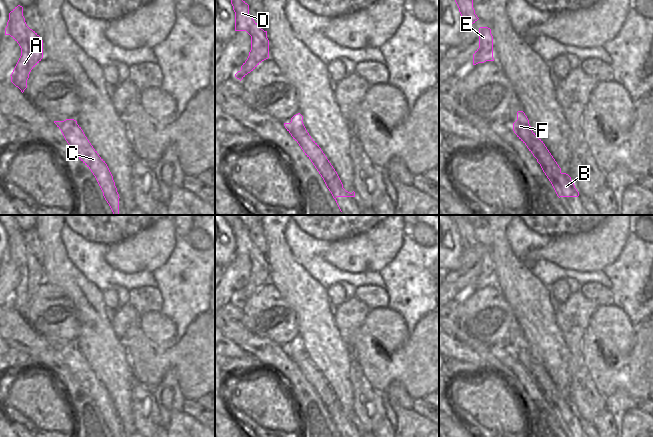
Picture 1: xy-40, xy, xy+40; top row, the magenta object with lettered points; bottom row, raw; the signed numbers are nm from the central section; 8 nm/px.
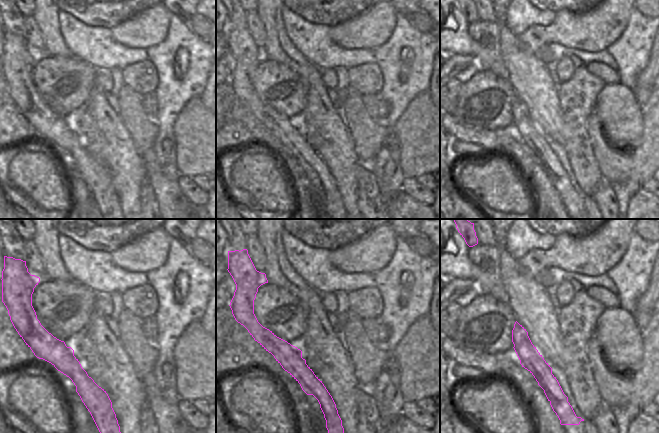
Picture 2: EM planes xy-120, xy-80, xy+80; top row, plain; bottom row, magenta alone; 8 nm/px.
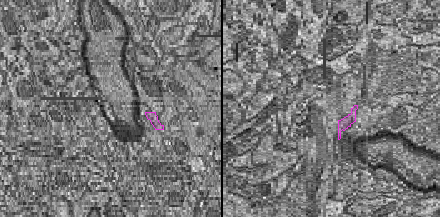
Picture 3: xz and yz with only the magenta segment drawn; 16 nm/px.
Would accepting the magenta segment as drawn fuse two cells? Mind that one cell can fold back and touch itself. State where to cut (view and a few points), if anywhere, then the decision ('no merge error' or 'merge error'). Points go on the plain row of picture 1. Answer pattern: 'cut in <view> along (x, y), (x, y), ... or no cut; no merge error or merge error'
cut in xy+40 along (537, 383), (553, 400), (561, 397); merge error

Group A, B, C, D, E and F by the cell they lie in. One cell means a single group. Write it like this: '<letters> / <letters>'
A B C D E / F

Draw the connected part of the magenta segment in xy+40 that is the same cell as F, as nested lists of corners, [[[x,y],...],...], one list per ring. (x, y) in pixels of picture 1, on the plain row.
[[[523,335],[517,336],[517,344],[513,347],[513,355],[553,401],[561,398],[561,392],[543,365],[531,354],[529,344]]]

